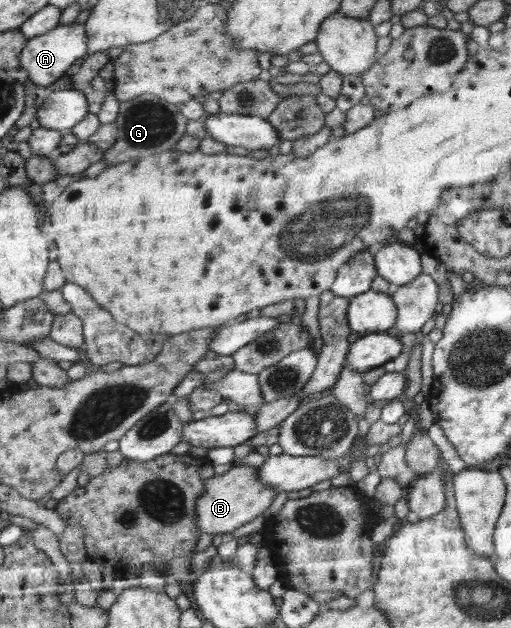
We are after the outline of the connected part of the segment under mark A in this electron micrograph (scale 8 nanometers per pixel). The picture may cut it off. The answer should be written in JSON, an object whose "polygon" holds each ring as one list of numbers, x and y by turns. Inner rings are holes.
{"polygon":[[73,23,56,25,56,28,31,38,27,41,20,56,20,69,28,72,28,81,38,86,47,88,56,82,70,68,76,60,86,56,89,35,86,32,85,23]]}

